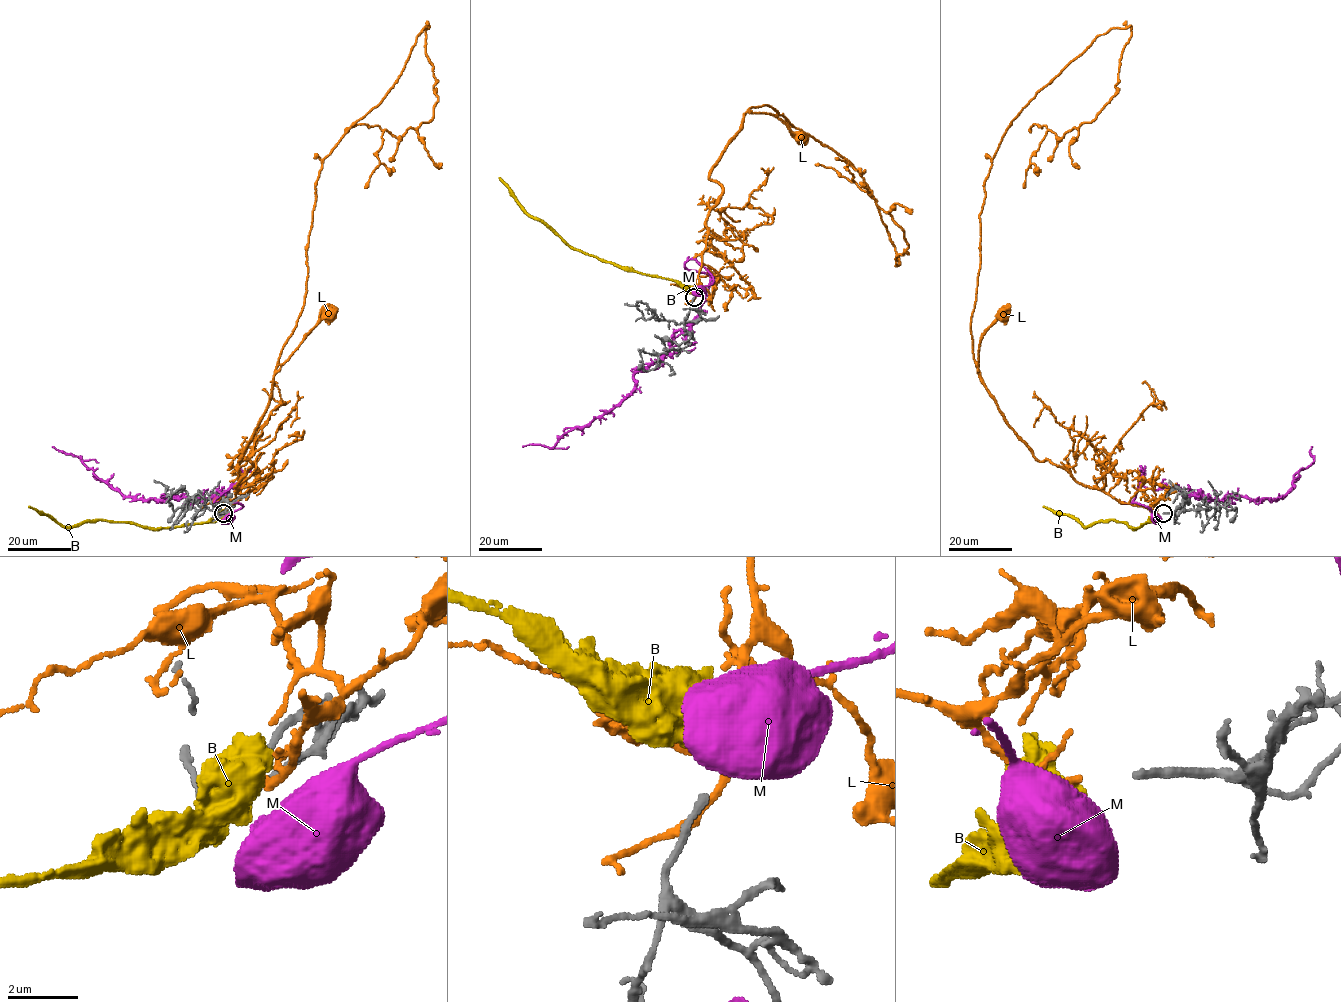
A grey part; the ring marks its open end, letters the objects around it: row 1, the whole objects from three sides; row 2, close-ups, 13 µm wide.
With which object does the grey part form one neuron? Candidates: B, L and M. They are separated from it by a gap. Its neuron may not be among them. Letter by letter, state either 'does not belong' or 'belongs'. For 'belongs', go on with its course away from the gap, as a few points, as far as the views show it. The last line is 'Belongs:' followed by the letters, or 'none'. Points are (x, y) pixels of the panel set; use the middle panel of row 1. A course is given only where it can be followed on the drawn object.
B: does not belong
L: belongs | via (694, 292), (705, 249), (705, 219), (722, 191), (709, 173), (739, 130), (743, 115), (774, 114), (800, 137)
M: does not belong
Belongs: L

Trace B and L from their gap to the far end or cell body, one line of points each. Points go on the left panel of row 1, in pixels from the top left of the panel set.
B: (223, 515), (205, 523), (166, 528), (146, 528), (105, 520), (84, 520), (64, 527), (49, 515), (28, 506)
L: (224, 513), (235, 498), (235, 486), (251, 466), (246, 459), (239, 461), (267, 408), (273, 376), (329, 313)

